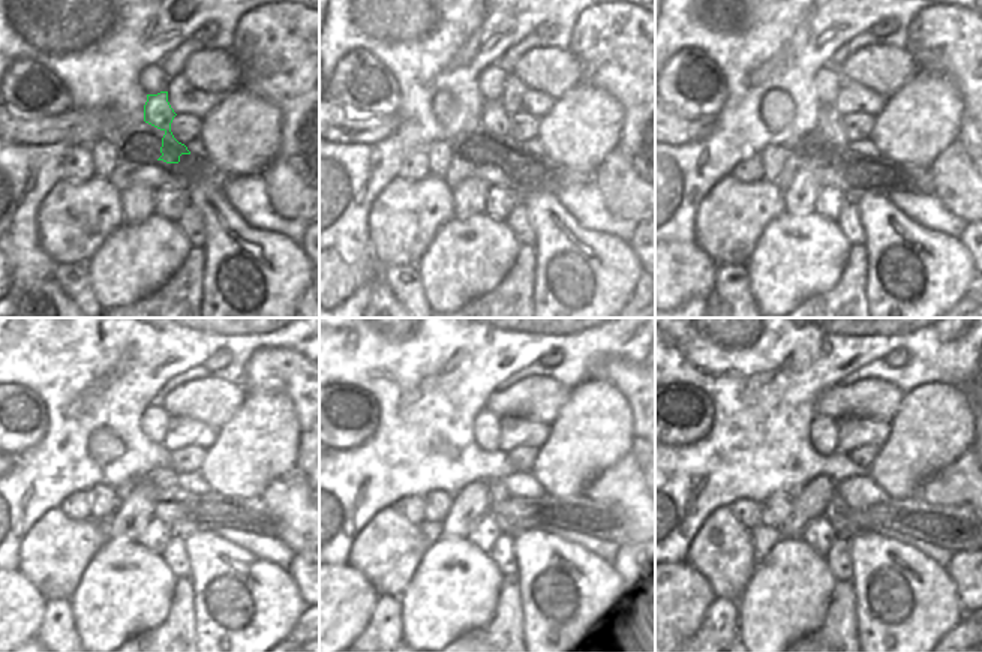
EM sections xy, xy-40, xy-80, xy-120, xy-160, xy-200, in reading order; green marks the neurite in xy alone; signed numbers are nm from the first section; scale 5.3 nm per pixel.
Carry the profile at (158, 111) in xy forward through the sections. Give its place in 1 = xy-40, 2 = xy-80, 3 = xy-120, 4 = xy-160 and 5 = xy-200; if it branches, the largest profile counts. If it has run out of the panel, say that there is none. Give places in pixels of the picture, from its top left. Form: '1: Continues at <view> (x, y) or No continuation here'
1: Continues at xy-40 (495, 119)
2: Continues at xy-80 (829, 122)
3: Continues at xy-120 (168, 489)
4: Continues at xy-160 (501, 493)
5: Continues at xy-200 (837, 513).

